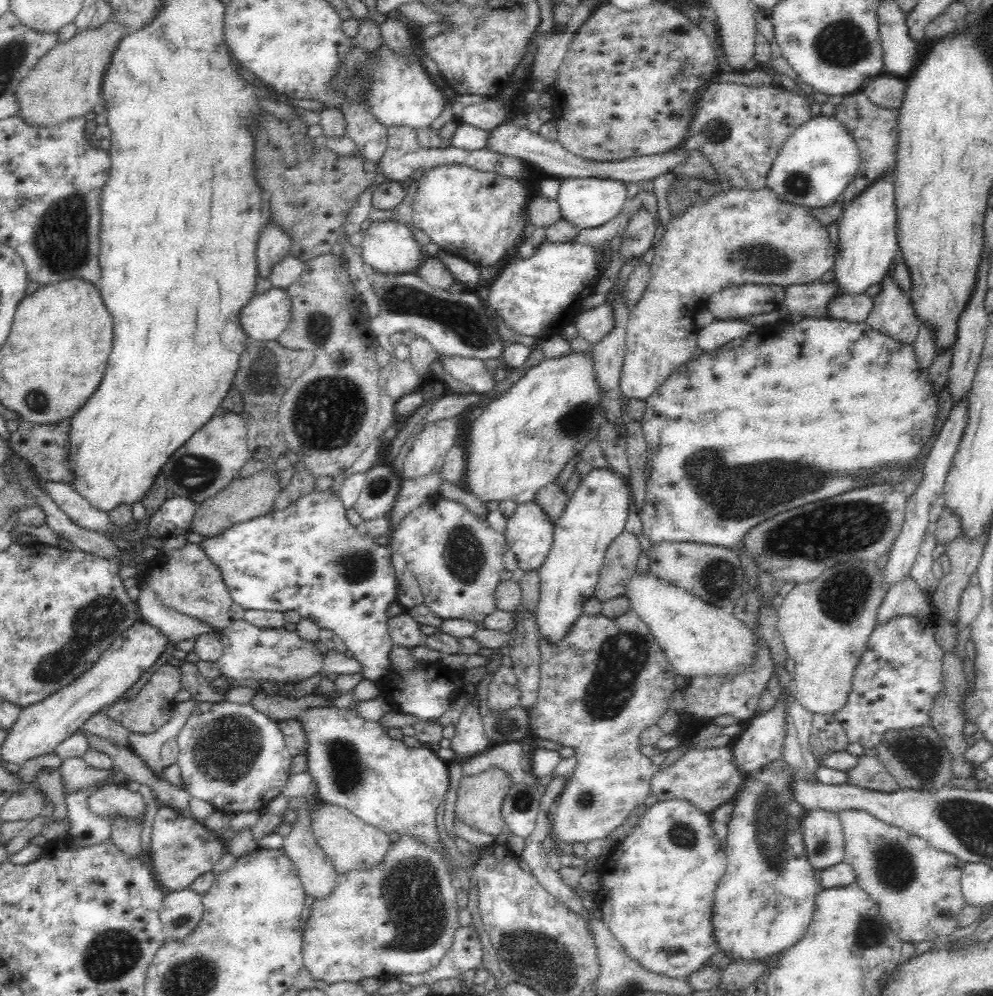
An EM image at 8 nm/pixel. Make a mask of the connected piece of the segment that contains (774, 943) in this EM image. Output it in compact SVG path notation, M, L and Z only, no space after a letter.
M767 766L758 768L746 773L746 780L732 801L734 812L727 825L727 844L724 847L727 868L715 890L711 918L713 940L719 952L723 952L728 959L734 959L732 963L772 962L806 936L813 920L815 898L820 887L801 839L802 818L806 810L793 799L794 779L785 772L774 774L767 770Z

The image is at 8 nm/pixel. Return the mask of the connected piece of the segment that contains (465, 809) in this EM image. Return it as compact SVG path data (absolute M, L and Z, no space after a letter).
M490 768L474 776L462 776L453 812L455 826L464 823L480 833L495 836L501 834L505 825L500 812L501 804L511 784L506 773L498 768Z

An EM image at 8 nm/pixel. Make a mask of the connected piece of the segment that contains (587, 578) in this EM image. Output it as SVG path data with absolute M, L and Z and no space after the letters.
M609 467L591 469L582 477L578 489L570 500L558 522L553 526L553 543L551 544L547 559L539 568L540 600L535 614L536 624L541 635L546 635L550 641L557 641L563 637L570 625L583 613L583 604L589 596L594 595L599 581L600 569L604 564L604 556L608 546L624 532L628 520L628 508L632 496L629 480Z

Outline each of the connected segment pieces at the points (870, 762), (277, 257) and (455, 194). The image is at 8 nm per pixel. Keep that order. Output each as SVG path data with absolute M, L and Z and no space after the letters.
M860 754L856 766L849 768L845 782L878 792L894 792L898 790L897 782L876 757Z
M267 224L267 228L261 233L256 250L258 277L268 279L274 266L285 256L291 255L291 246L288 235L284 235L284 232L274 224Z
M463 164L438 166L423 172L412 204L414 228L424 231L432 243L452 256L459 256L478 268L492 266L499 269L504 258L524 238L524 229L529 224L526 218L528 189L520 180L500 176L495 172L472 170Z

